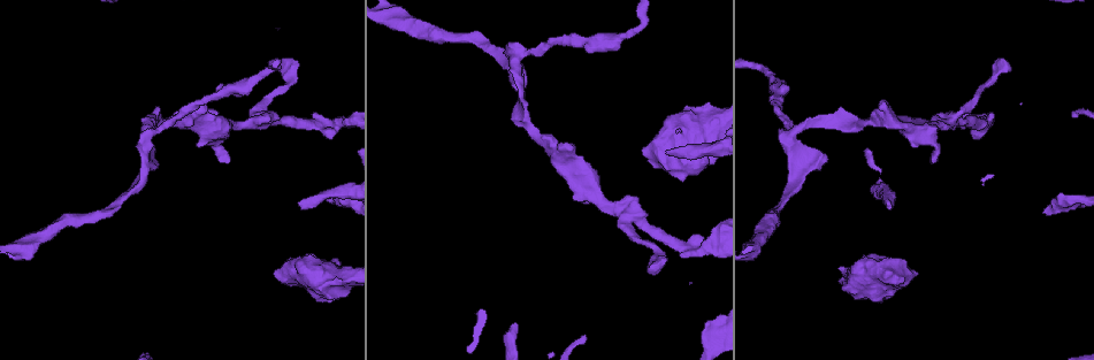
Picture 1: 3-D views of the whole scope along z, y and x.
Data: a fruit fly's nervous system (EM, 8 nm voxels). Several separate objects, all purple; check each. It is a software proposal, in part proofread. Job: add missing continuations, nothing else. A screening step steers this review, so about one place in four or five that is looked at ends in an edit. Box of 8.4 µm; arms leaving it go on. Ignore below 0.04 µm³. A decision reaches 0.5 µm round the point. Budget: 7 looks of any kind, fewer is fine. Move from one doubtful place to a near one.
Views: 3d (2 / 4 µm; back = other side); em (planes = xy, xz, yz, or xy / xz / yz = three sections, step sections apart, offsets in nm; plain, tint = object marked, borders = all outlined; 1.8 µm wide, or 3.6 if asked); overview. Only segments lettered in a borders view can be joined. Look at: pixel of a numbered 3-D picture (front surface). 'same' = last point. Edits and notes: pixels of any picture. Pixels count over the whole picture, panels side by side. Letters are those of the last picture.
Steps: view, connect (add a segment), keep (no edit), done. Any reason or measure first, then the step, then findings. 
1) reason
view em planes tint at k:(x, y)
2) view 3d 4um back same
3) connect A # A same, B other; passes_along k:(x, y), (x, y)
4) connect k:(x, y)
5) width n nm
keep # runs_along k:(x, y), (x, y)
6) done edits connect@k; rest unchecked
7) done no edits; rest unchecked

branch stops here
view em planes borders at 1:(819, 154)

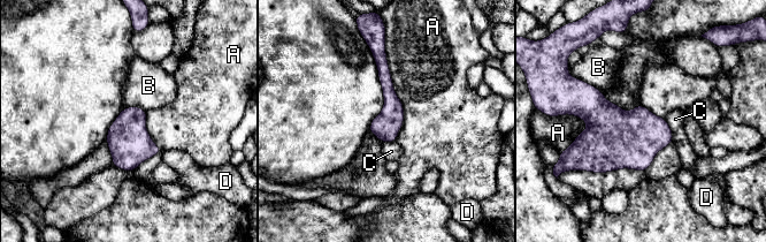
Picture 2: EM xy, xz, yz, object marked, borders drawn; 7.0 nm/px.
keep # A other, B other, C other, D other; border 2:(640, 103), (655, 114), (664, 118); none of them fits

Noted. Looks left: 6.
branch stops here
view em 3.6um yz step 8 borders at 1:(931, 161)

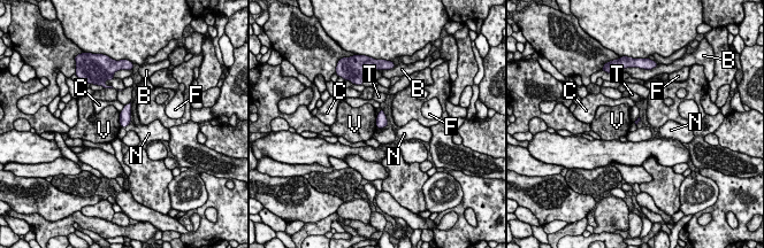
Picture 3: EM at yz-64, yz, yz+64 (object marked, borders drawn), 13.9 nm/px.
view em 3.6um planes borders same

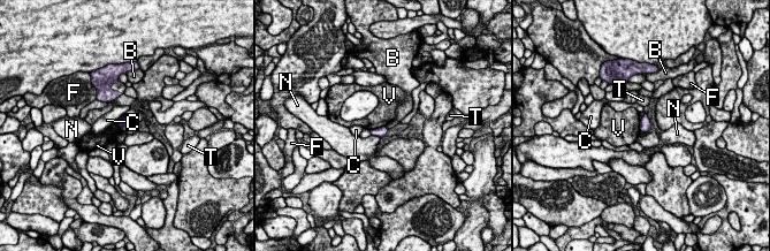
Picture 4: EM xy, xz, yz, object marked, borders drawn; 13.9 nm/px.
width 140 nm; longest_contact V 240 nm
keep # B other, C other, F other, N other, T other, V other; no lettered segment goes on from it

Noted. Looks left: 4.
an open end
view 3d 2um at 1:(1003, 60)

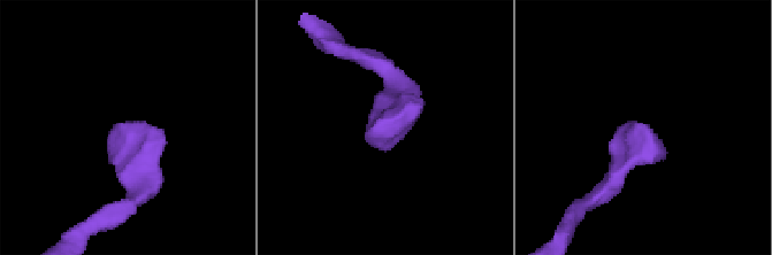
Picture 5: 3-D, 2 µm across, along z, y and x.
shape alone is not enough
view em planes borders at 5:(118, 127)

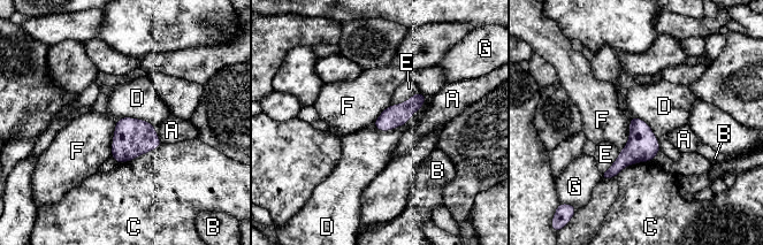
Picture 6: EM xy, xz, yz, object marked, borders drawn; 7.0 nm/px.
width 160 nm
keep # A other, B other, C other, D other, E other, F other, G other; border 6:(427, 96), (404, 124), (373, 127); no lettered segment goes on from it

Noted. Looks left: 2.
done no edits; rest unchecked

